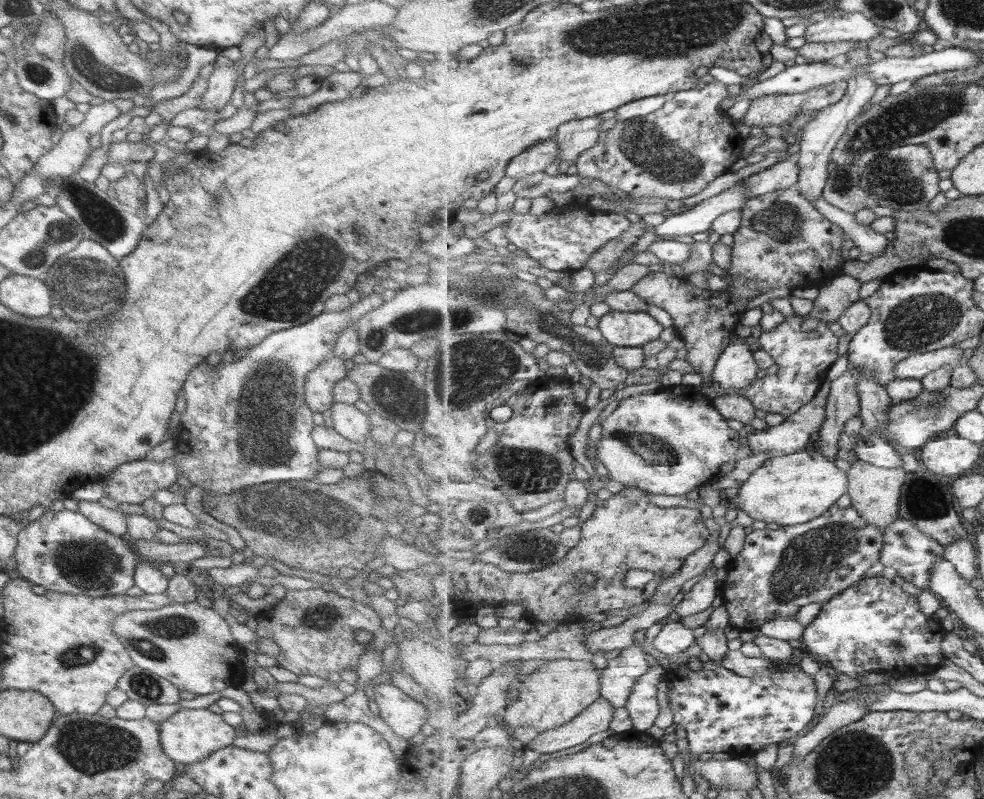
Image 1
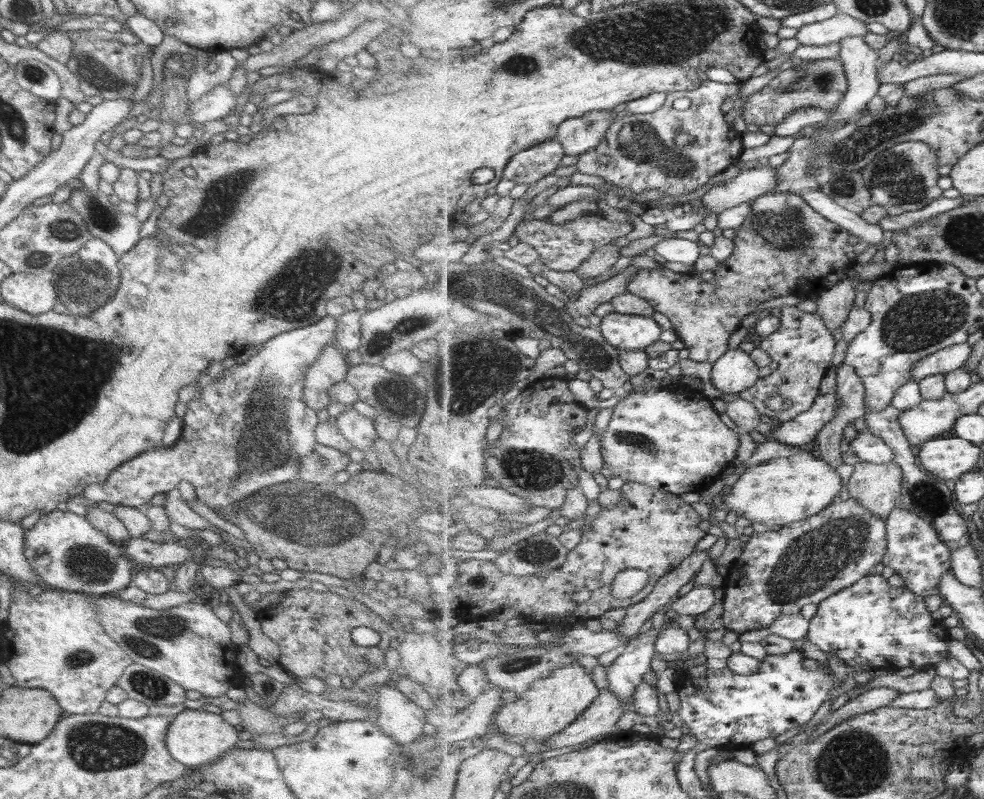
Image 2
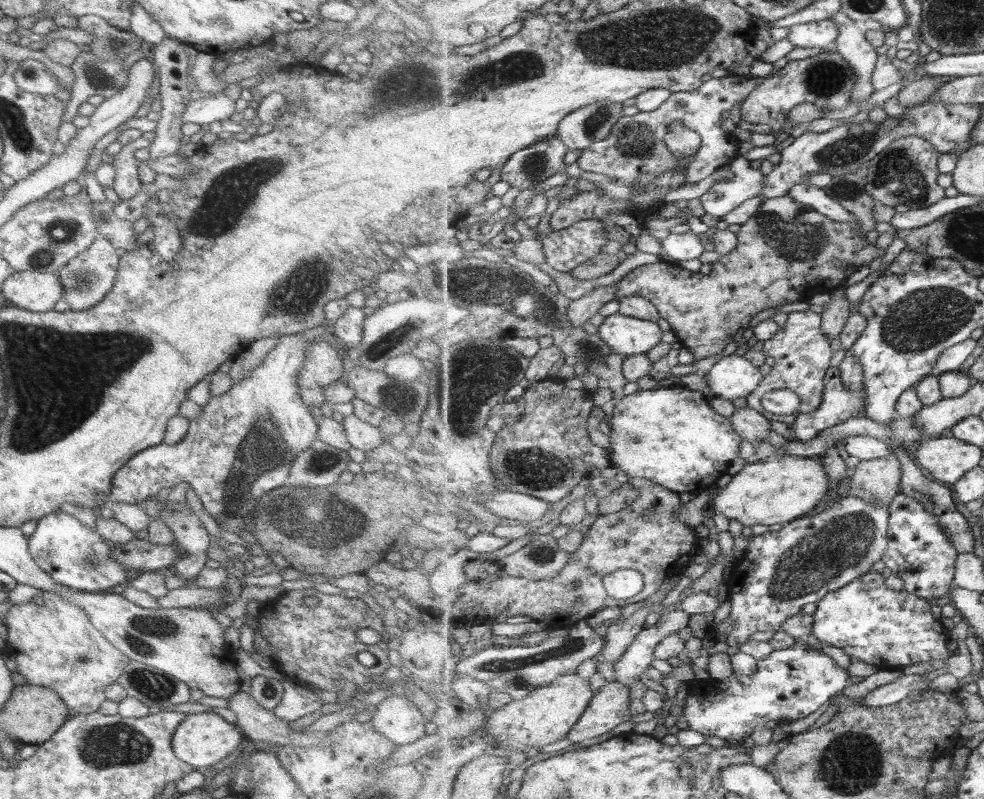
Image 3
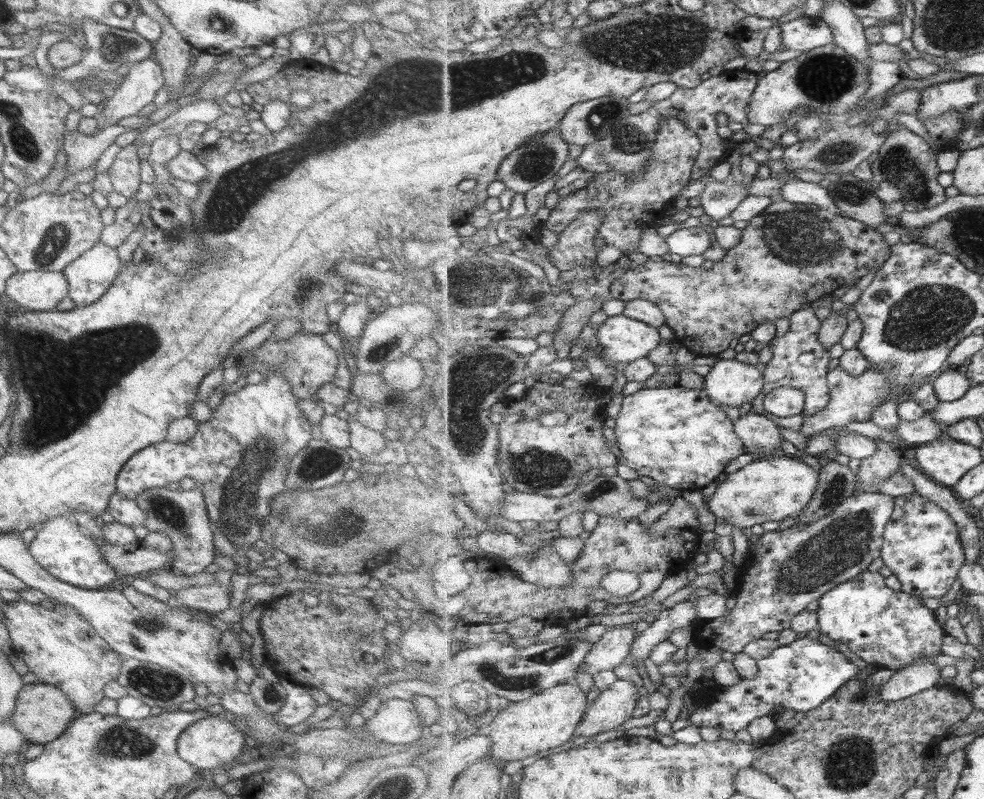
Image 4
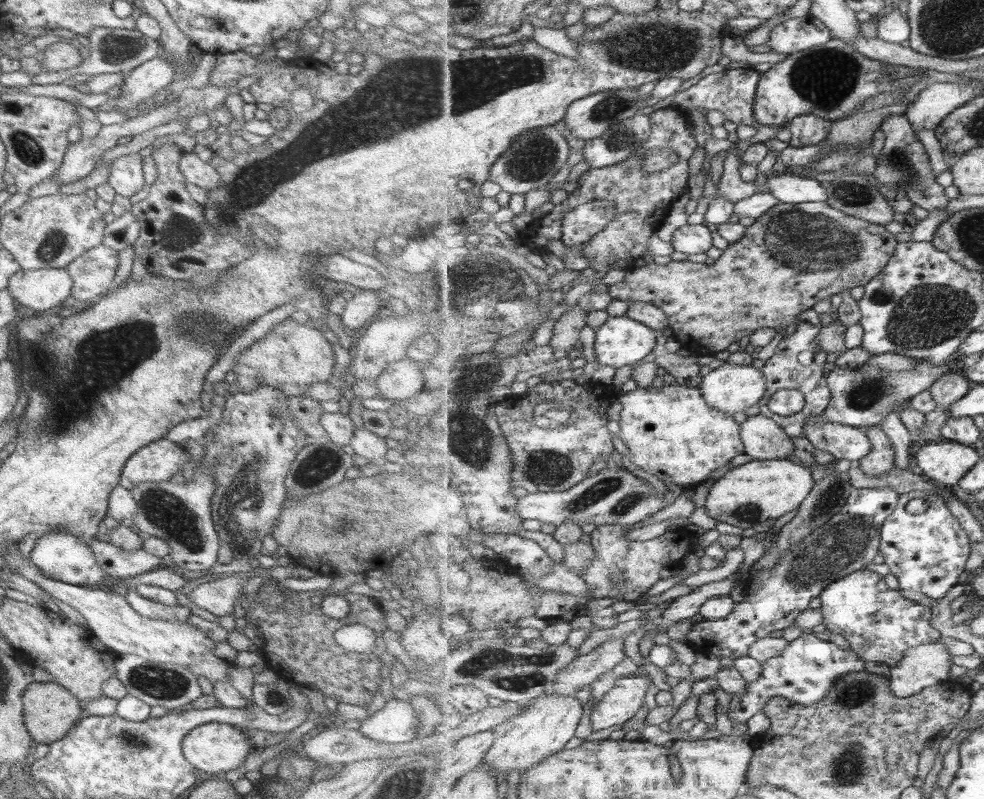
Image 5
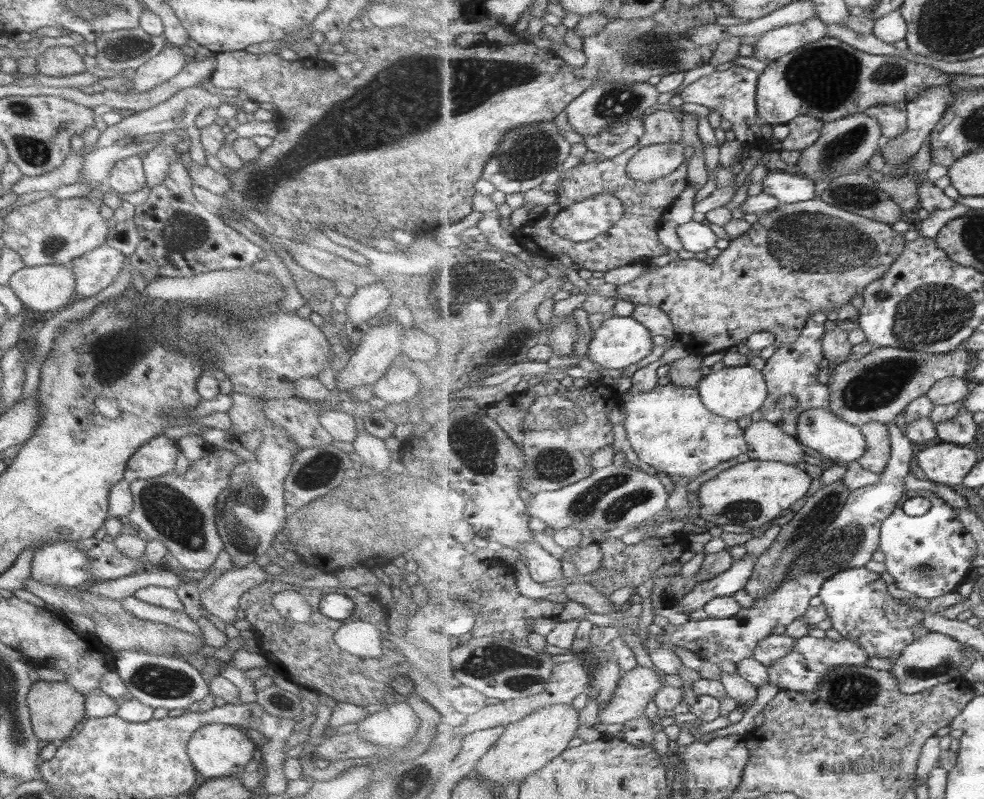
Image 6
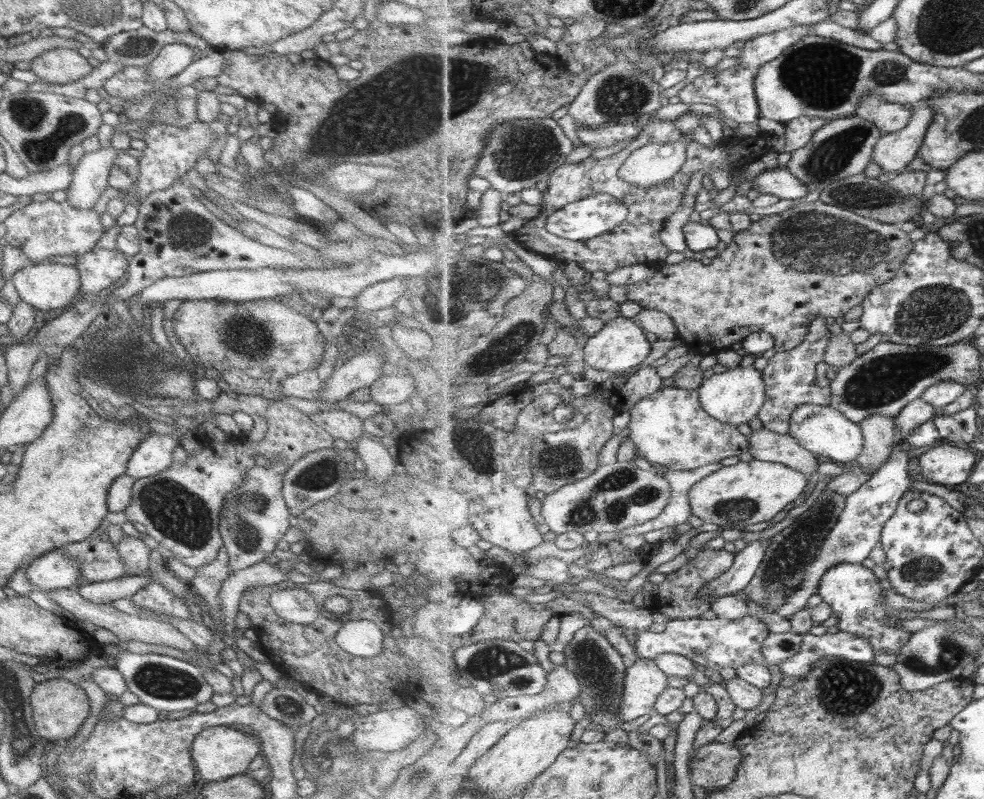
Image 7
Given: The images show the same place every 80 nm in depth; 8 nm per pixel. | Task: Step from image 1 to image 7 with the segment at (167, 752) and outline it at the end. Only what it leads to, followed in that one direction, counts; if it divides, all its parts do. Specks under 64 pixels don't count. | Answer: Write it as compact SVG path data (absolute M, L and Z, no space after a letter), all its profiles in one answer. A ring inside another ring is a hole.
M211 726L199 731L190 746L194 769L203 782L219 782L246 772L248 764L260 752L260 741L249 732L233 727Z

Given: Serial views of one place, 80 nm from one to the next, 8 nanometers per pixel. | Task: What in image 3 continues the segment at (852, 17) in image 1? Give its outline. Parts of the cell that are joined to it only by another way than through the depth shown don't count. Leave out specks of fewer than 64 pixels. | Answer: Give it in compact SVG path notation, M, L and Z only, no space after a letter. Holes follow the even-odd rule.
M831 18L792 25L788 39L797 48L831 48L839 36L839 25Z

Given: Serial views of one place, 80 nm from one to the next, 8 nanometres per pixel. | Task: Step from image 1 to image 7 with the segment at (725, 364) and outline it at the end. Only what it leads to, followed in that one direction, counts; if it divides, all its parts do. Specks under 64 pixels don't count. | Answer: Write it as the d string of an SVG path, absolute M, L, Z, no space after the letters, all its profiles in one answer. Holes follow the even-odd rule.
M750 367L729 369L722 374L714 374L703 382L698 392L703 408L713 418L739 426L758 418L762 407L766 405L766 390L766 380L763 379L762 371Z

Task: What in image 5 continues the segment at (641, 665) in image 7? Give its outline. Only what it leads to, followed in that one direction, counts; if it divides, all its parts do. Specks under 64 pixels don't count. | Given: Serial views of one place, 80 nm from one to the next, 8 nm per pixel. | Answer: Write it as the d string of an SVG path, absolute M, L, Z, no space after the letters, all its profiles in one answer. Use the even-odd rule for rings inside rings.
M641 673L616 676L614 687L606 692L591 713L591 728L596 731L625 724L645 706L647 692L653 686L651 679Z

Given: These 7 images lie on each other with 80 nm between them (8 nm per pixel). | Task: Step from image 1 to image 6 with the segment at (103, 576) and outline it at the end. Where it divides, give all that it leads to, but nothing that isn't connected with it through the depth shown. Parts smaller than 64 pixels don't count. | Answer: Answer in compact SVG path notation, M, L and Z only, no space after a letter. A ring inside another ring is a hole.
M48 542L32 551L30 578L47 586L80 588L91 583L86 555L73 542Z

